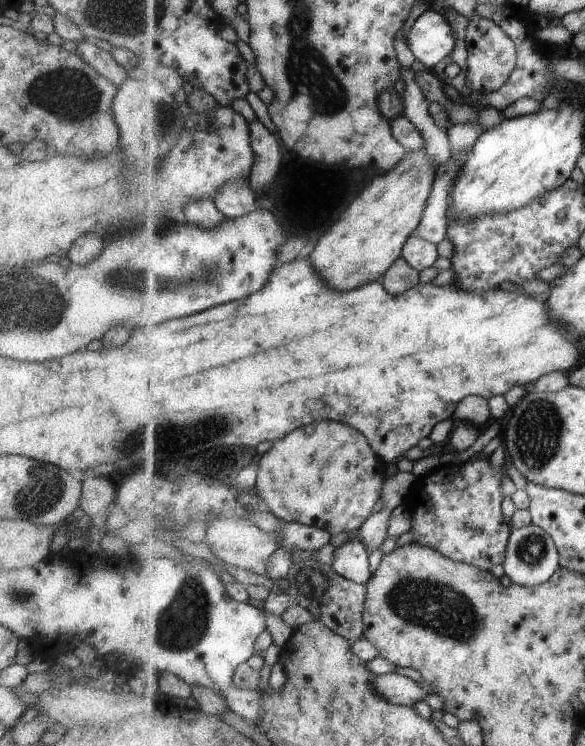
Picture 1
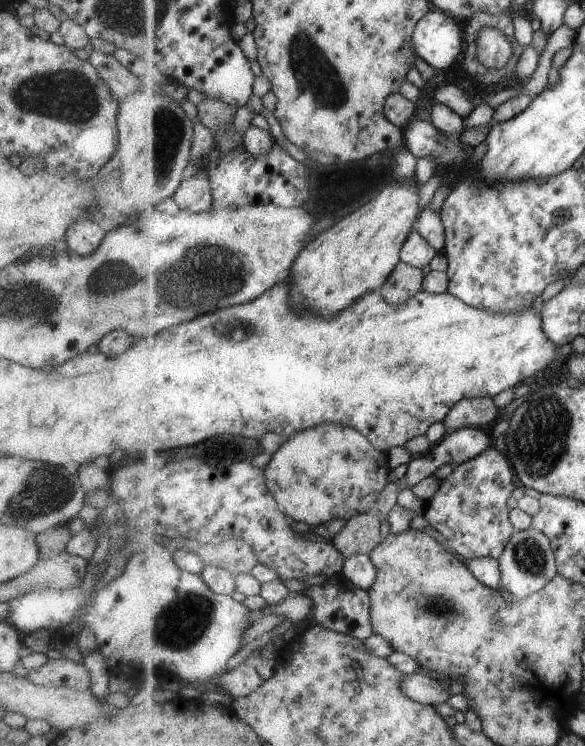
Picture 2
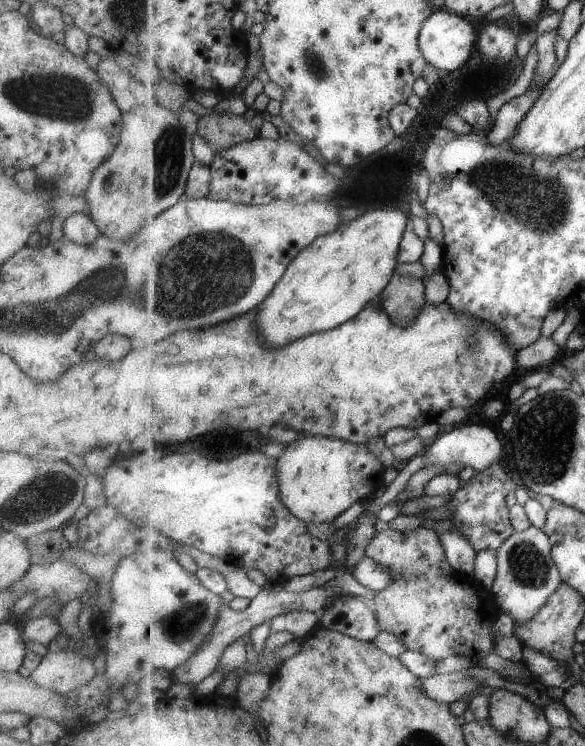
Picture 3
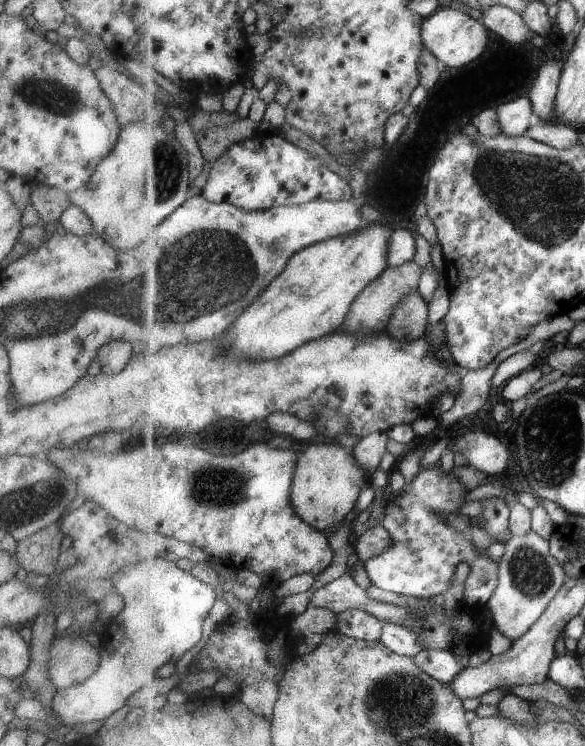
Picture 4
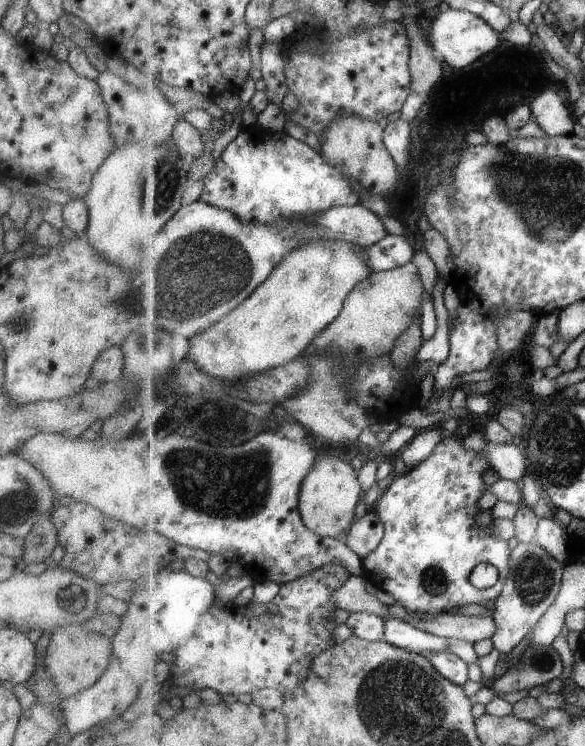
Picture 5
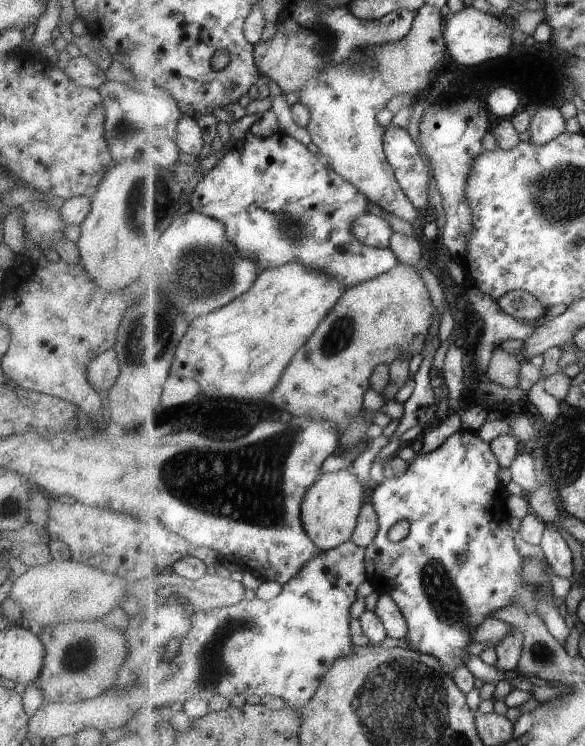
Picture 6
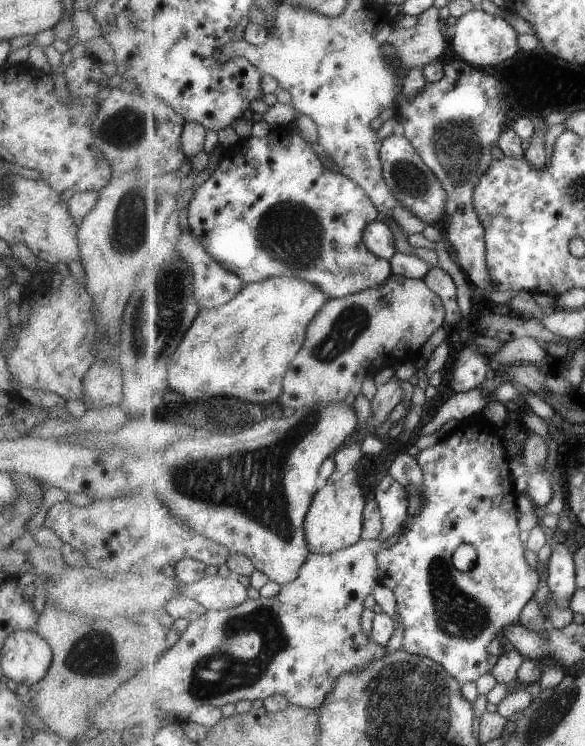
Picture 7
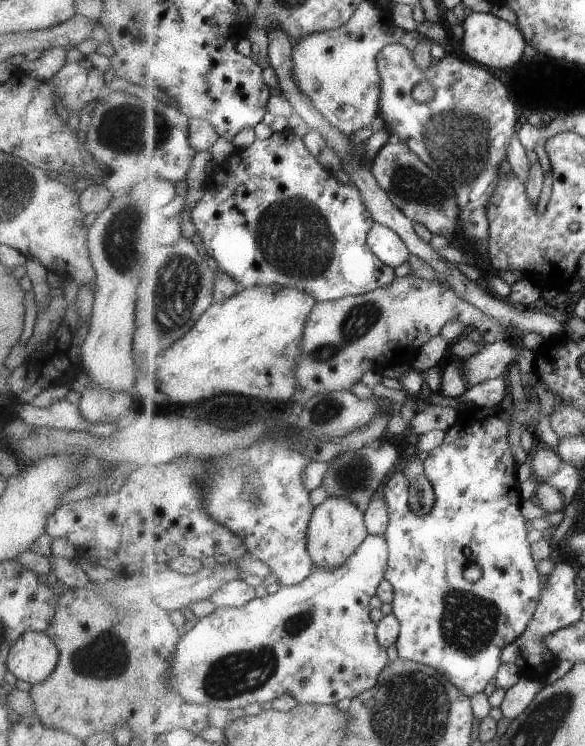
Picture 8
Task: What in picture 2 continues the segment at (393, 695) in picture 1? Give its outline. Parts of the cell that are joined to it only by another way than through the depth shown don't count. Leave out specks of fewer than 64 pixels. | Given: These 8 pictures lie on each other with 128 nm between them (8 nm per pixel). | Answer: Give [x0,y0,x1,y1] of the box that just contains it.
[401,673,453,706]

